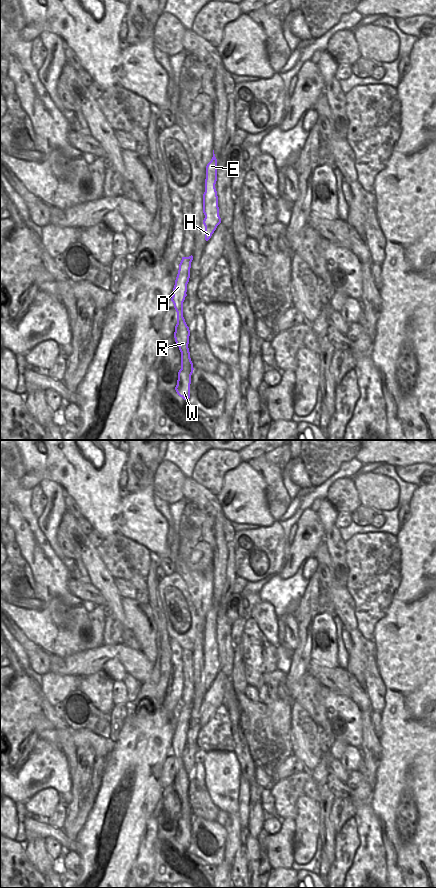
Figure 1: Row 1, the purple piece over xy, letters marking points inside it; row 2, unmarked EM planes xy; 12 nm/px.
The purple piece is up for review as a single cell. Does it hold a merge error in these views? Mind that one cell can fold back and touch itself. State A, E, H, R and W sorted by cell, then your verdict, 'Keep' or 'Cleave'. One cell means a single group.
Groups: A E H / R W. Cleave

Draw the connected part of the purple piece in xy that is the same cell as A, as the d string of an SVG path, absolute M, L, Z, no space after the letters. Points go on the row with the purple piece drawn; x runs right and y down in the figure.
M192 255L189 257L182 257L173 288L171 301L173 302L174 308L177 312L177 324L175 326L174 338L179 338L181 335L187 335L189 333L189 327L183 317L183 302L187 296L187 284L190 278L192 260Z

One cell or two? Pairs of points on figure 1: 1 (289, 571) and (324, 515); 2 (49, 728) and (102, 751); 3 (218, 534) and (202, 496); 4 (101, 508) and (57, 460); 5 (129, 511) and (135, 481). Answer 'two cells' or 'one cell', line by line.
1: two cells
2: one cell
3: one cell
4: one cell
5: two cells

